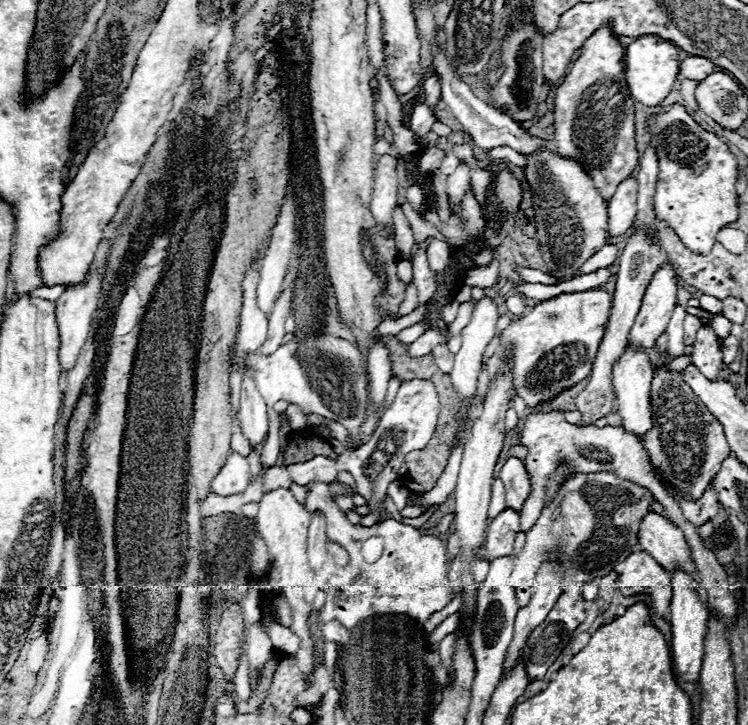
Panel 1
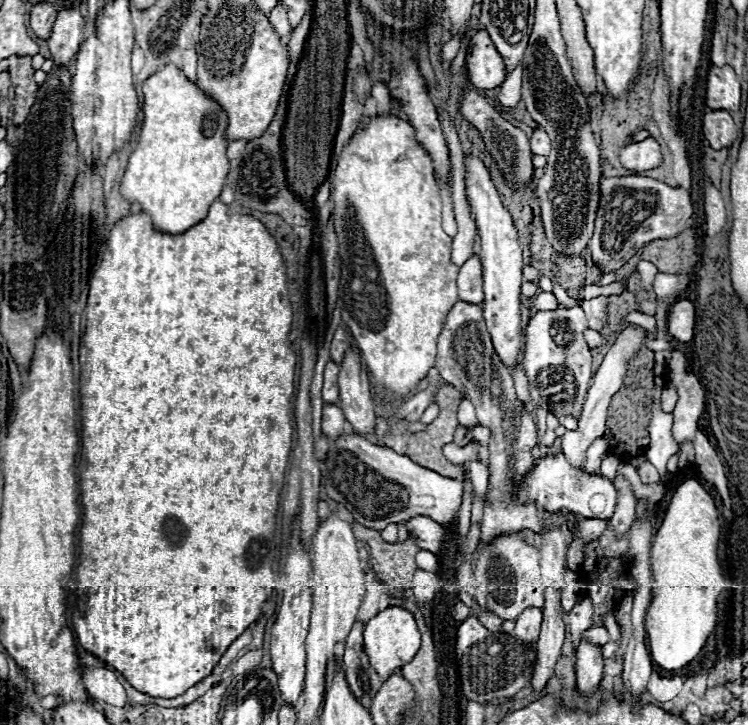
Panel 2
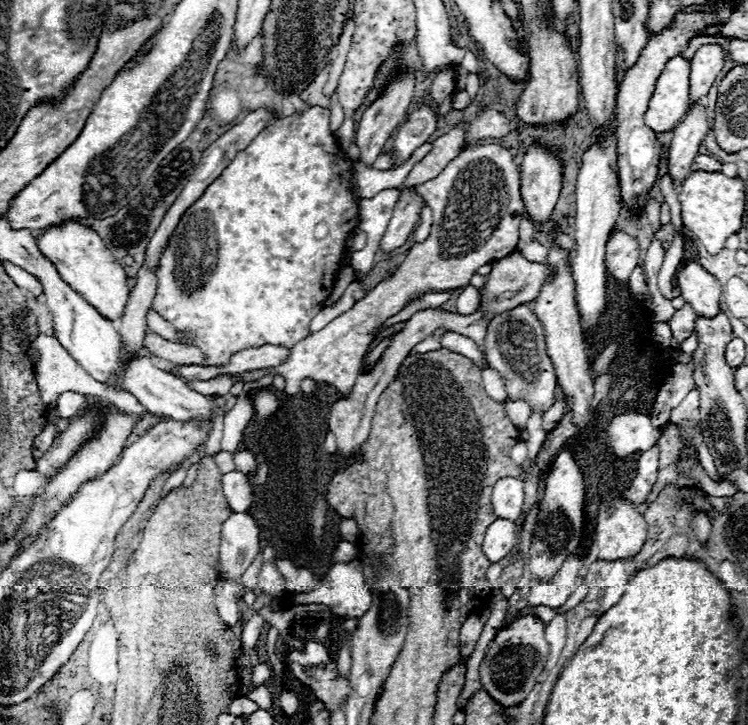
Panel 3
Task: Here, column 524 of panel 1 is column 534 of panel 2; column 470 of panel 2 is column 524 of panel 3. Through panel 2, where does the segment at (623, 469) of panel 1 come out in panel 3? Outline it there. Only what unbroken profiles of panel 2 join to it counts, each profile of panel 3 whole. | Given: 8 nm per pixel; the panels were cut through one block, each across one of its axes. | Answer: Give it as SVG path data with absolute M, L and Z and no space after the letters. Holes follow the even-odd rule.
M528 304L516 306L498 314L486 332L484 338L486 354L490 350L496 352L496 358L488 358L490 368L494 368L500 378L504 380L506 394L510 400L524 400L530 404L532 412L548 410L554 404L554 390L556 390L556 372L546 354L546 342L542 334L542 324L532 314Z

